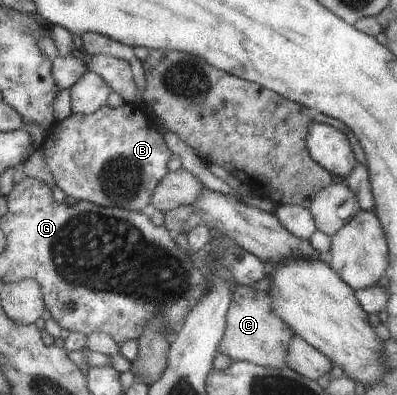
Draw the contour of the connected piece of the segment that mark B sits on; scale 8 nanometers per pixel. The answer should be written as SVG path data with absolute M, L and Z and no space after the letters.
M124 102L121 107L112 109L105 104L91 115L72 113L62 121L57 120L39 150L56 179L57 187L74 200L141 212L150 201L154 187L166 176L166 161L172 155L156 124L150 123L138 106L132 107L132 104Z

